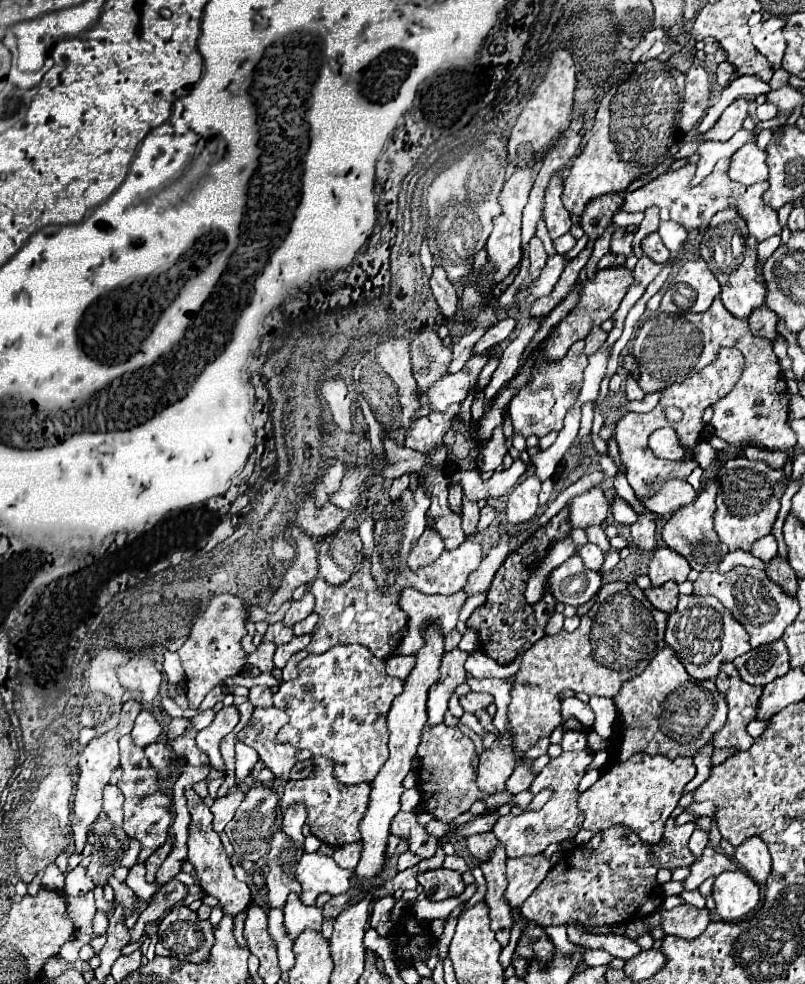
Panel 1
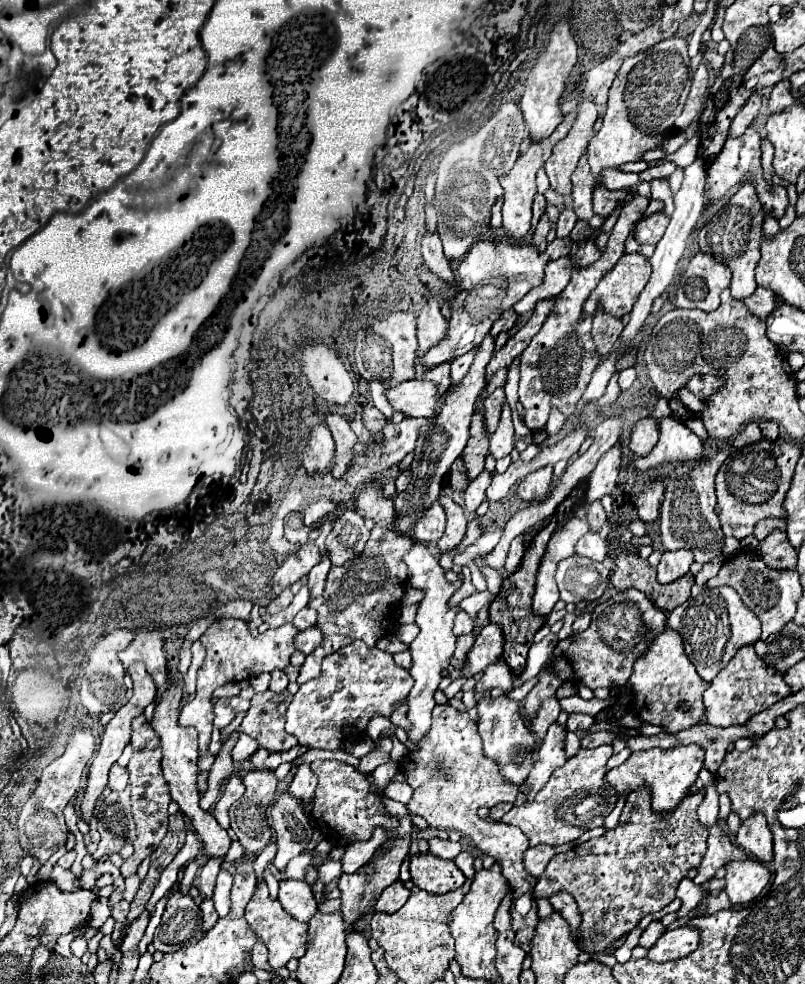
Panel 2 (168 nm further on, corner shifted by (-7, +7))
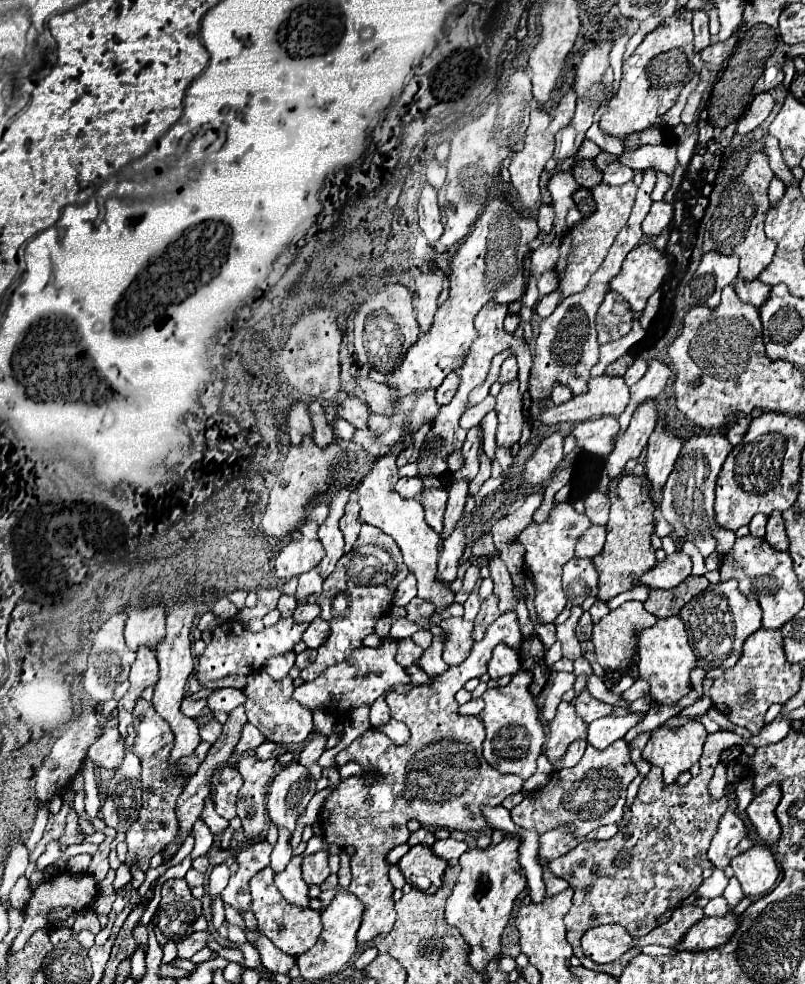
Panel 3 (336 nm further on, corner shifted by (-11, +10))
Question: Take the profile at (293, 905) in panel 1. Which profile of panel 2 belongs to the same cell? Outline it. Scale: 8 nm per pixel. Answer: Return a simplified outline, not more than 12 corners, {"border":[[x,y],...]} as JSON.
{"border":[[279,882],[277,900],[299,922],[317,912],[311,886]]}

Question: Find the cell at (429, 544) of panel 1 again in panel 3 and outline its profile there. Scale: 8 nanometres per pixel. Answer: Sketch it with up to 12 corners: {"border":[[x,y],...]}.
{"border":[[427,489],[421,495],[425,521],[443,531],[447,505],[445,489]]}

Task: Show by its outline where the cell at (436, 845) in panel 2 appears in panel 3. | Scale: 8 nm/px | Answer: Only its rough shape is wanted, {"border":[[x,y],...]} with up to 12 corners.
{"border":[[439,839],[435,855],[445,861],[459,859],[469,847],[465,841]]}

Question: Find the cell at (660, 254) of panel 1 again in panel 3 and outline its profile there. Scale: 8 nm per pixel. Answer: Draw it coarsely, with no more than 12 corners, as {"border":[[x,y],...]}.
{"border":[[655,203],[643,235],[657,237],[673,219],[673,205]]}

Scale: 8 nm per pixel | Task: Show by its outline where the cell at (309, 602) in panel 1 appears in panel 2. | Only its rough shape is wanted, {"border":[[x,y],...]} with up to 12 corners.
{"border":[[329,552],[311,568],[307,586],[311,598],[323,594],[327,572],[331,568]]}

